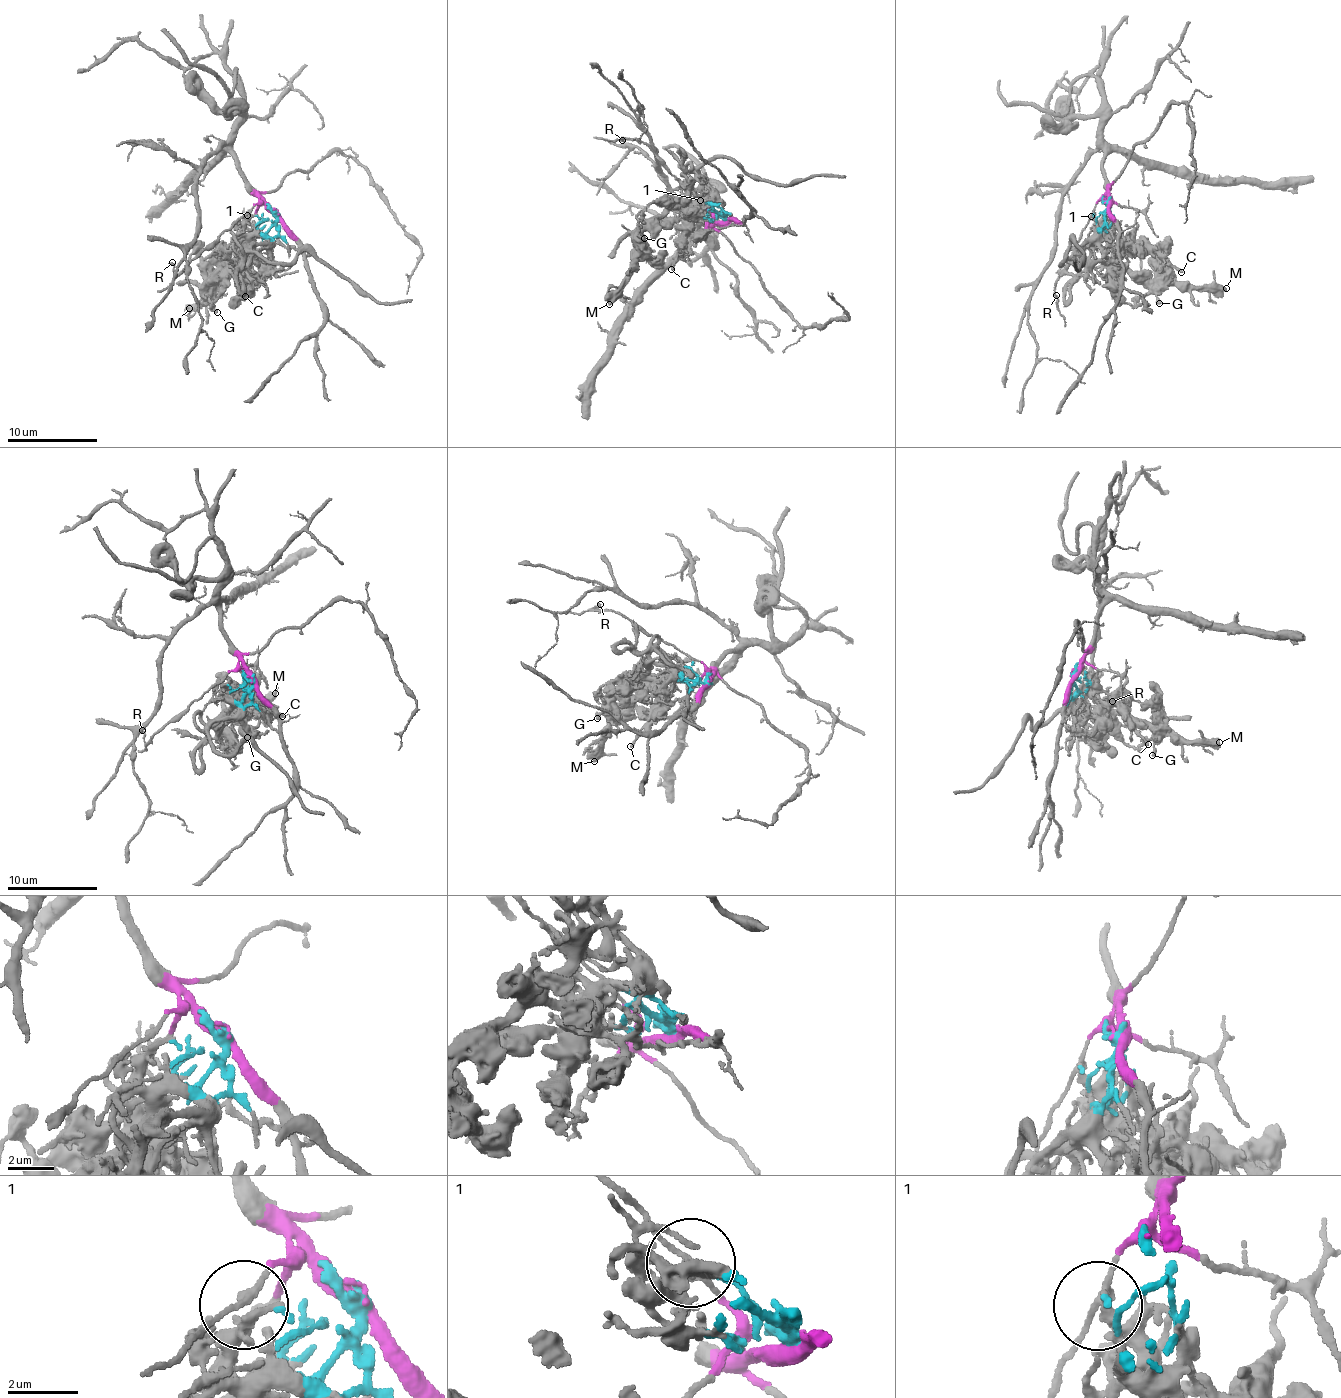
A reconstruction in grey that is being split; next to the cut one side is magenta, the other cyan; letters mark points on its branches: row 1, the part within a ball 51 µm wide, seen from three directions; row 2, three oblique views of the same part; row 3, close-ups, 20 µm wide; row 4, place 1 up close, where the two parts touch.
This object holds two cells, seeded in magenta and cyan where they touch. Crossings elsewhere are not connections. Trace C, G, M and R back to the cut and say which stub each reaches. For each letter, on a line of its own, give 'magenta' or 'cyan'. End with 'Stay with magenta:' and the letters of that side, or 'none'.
C: cyan
G: cyan
M: cyan
R: magenta
Stay with magenta: R

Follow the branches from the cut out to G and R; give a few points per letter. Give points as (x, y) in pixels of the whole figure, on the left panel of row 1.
G: (276, 214), (274, 224), (265, 233), (251, 238), (226, 262), (206, 290), (217, 313)
R: (276, 214), (259, 203), (176, 275), (171, 262)

